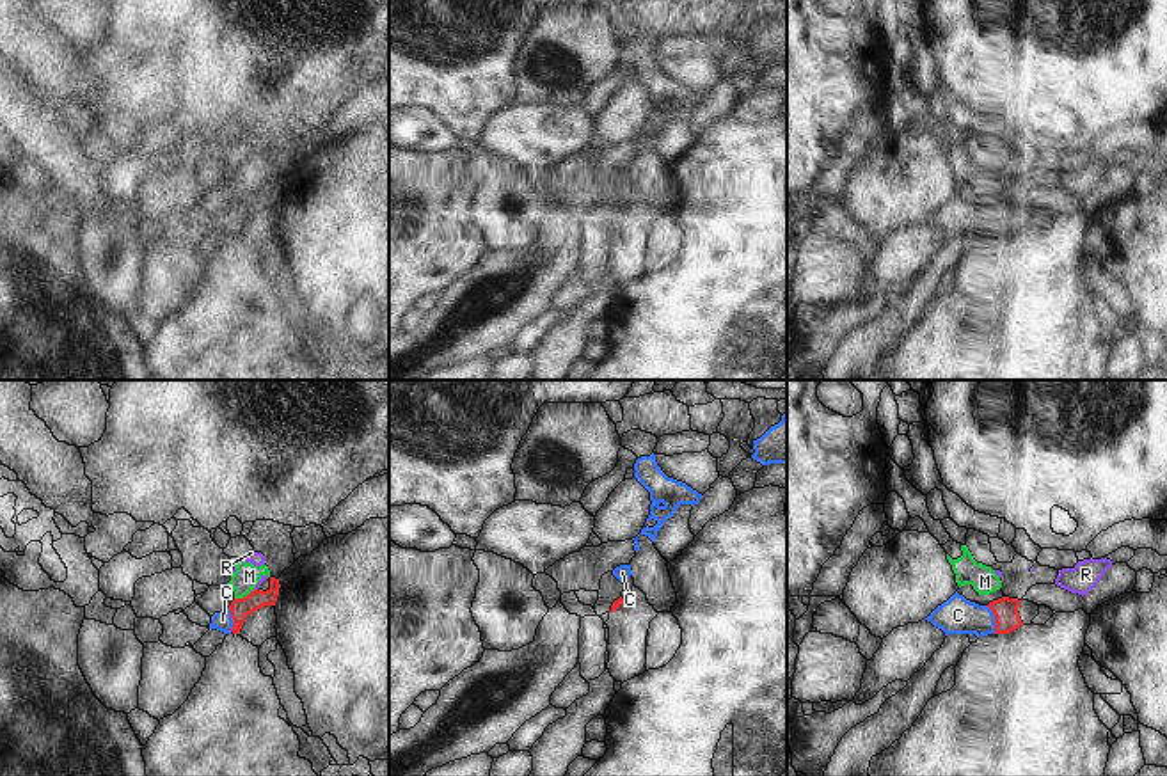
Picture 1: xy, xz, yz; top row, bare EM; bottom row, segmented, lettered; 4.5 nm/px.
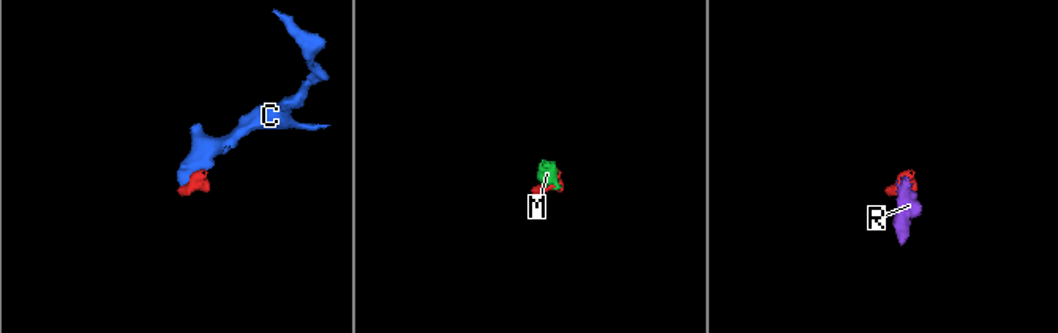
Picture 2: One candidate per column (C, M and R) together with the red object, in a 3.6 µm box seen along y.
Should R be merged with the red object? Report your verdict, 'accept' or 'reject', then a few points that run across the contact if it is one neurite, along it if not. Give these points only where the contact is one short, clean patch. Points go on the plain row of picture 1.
reject; line xy (256, 190), (253, 194)

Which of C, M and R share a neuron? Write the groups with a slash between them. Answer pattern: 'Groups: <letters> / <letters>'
Groups: C / M R

